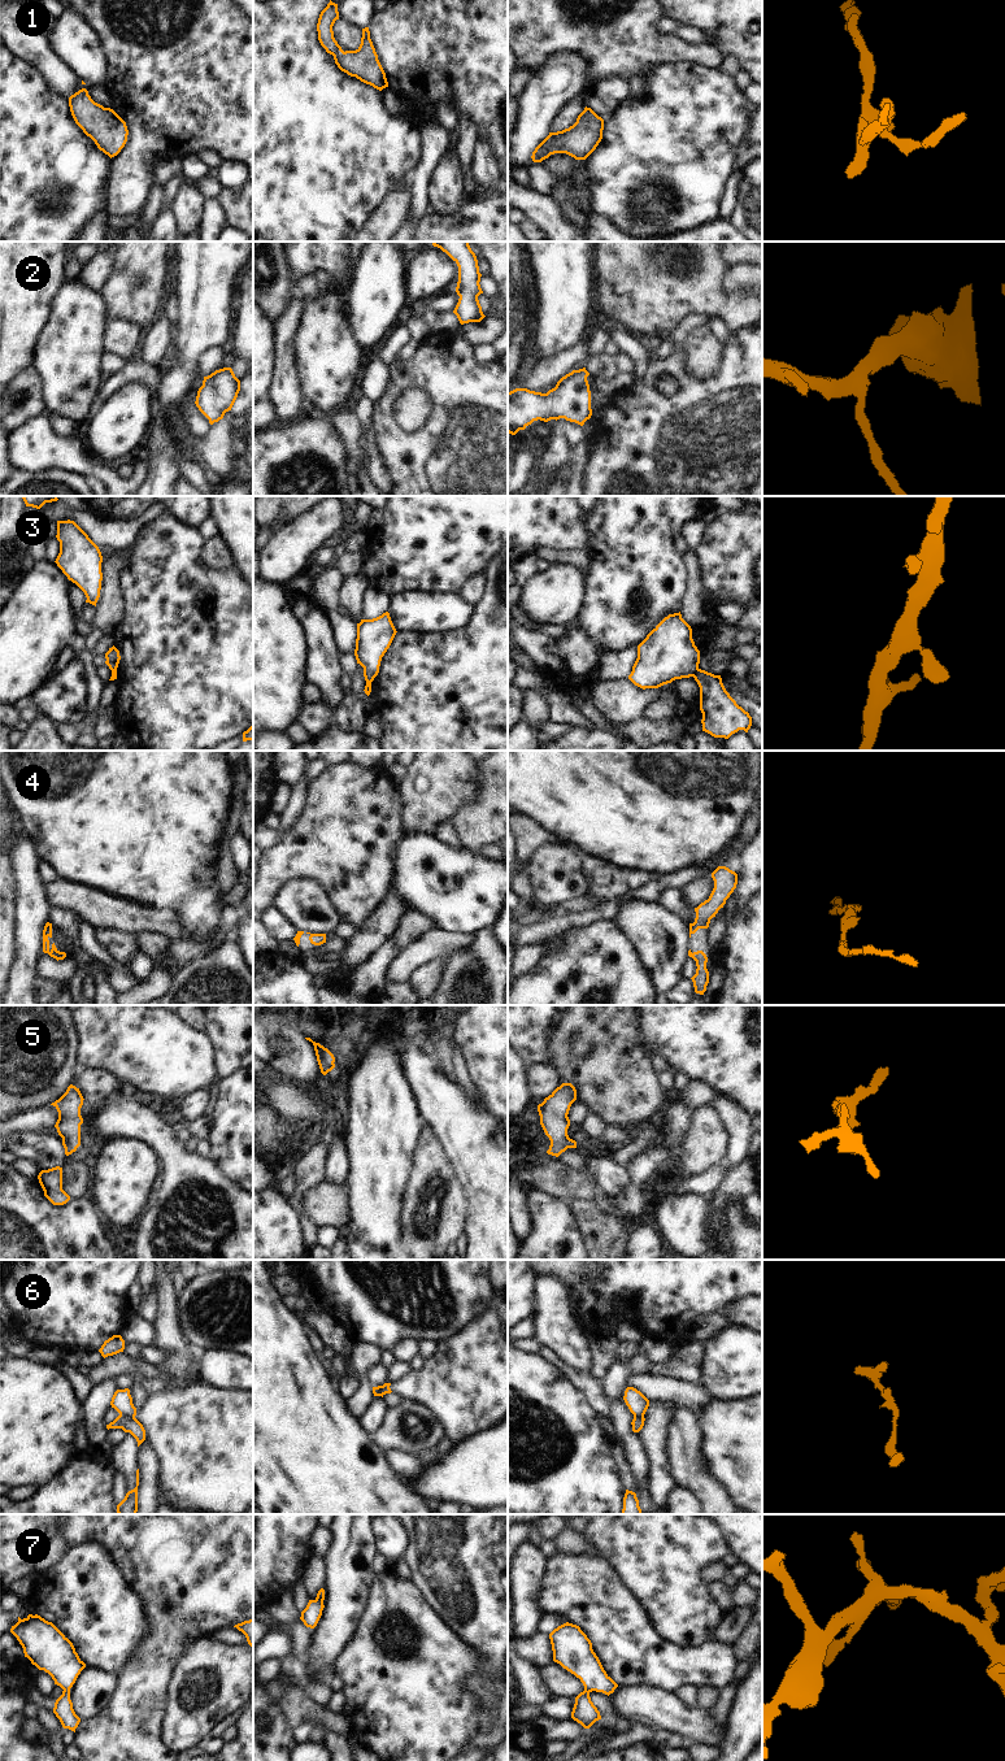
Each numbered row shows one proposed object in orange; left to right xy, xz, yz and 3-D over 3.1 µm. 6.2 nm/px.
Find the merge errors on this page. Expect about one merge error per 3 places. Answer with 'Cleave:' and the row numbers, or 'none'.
Cleave: 3, 6

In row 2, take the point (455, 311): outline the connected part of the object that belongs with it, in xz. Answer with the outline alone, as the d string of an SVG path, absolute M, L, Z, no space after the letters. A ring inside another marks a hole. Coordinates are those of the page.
M434 242L432 245L445 252L458 266L456 292L460 299L453 313L460 323L480 322L486 317L478 300L483 294L479 284L482 274L469 242Z

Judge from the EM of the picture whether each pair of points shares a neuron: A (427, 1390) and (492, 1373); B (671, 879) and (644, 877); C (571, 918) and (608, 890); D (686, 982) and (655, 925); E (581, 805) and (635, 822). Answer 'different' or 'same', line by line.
A: same
B: different
C: different
D: different
E: same

